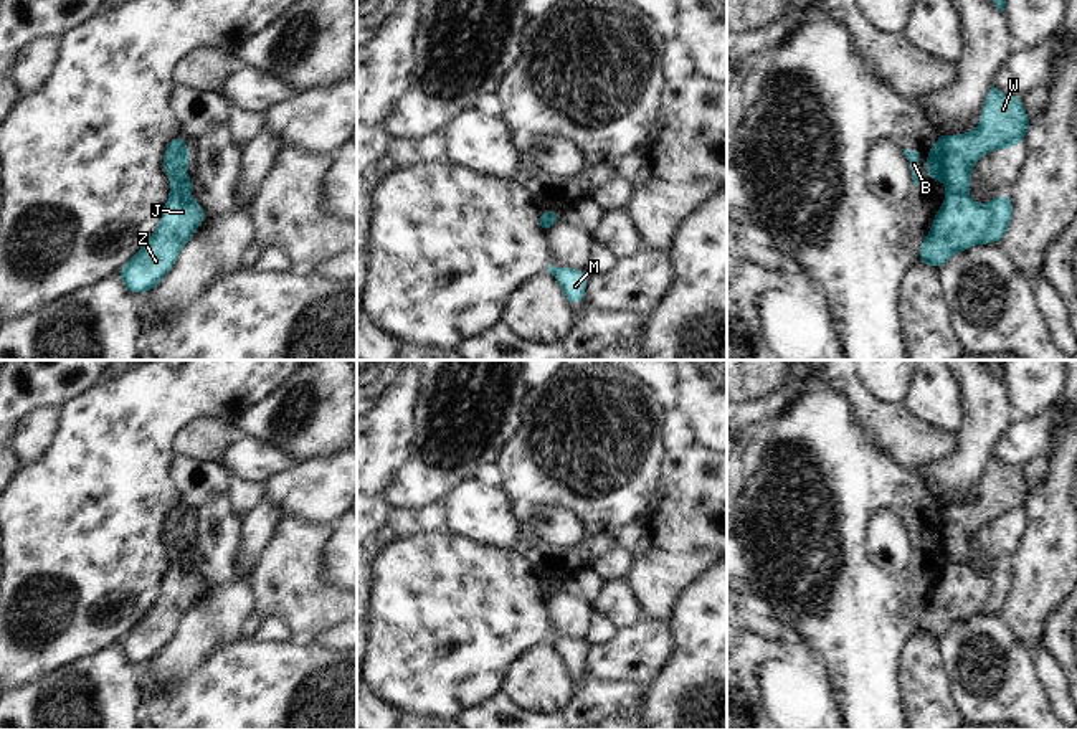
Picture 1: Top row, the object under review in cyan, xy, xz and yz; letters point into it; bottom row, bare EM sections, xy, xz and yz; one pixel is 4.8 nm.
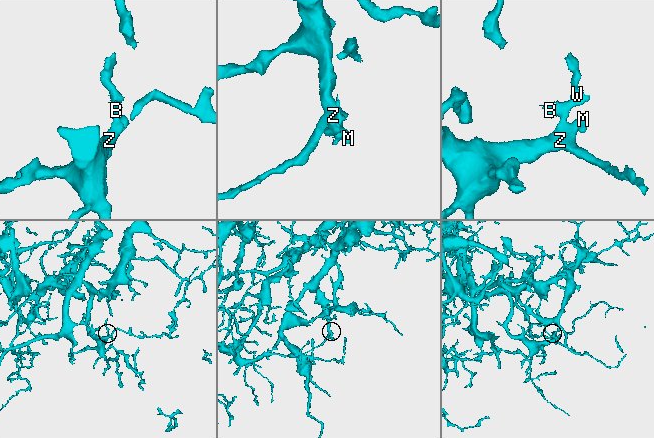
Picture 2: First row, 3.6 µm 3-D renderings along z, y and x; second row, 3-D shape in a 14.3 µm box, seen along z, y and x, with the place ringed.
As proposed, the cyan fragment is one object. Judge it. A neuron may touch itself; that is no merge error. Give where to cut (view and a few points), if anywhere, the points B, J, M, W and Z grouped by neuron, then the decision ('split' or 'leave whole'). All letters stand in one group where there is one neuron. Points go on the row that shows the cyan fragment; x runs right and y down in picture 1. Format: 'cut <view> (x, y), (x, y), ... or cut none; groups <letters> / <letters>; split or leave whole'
cut yz (948, 192), (967, 195); groups B W / J M Z; split

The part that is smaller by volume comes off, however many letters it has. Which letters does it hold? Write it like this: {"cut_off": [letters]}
{"cut_off": ["B", "W"]}

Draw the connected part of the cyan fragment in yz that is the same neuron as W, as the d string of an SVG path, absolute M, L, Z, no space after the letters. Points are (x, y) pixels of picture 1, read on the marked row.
M991 84L976 130L937 134L938 142L928 149L928 178L942 180L951 195L968 195L973 164L991 150L1019 145L1029 124L1022 96L1003 94Z

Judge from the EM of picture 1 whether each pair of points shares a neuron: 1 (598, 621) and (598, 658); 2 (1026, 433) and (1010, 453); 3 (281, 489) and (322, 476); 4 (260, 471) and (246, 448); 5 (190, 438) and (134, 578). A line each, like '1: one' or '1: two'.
1: two
2: one
3: one
4: one
5: two

